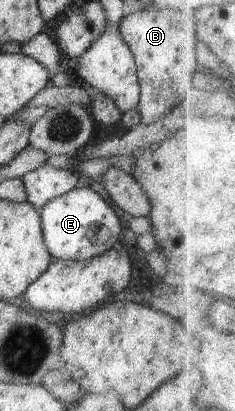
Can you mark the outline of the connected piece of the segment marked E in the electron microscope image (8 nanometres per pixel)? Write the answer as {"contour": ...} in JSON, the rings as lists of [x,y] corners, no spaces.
{"contour":[[[88,187],[71,189],[49,200],[38,209],[41,214],[43,240],[49,254],[57,260],[91,260],[119,245],[123,226],[113,208],[97,191]]]}

